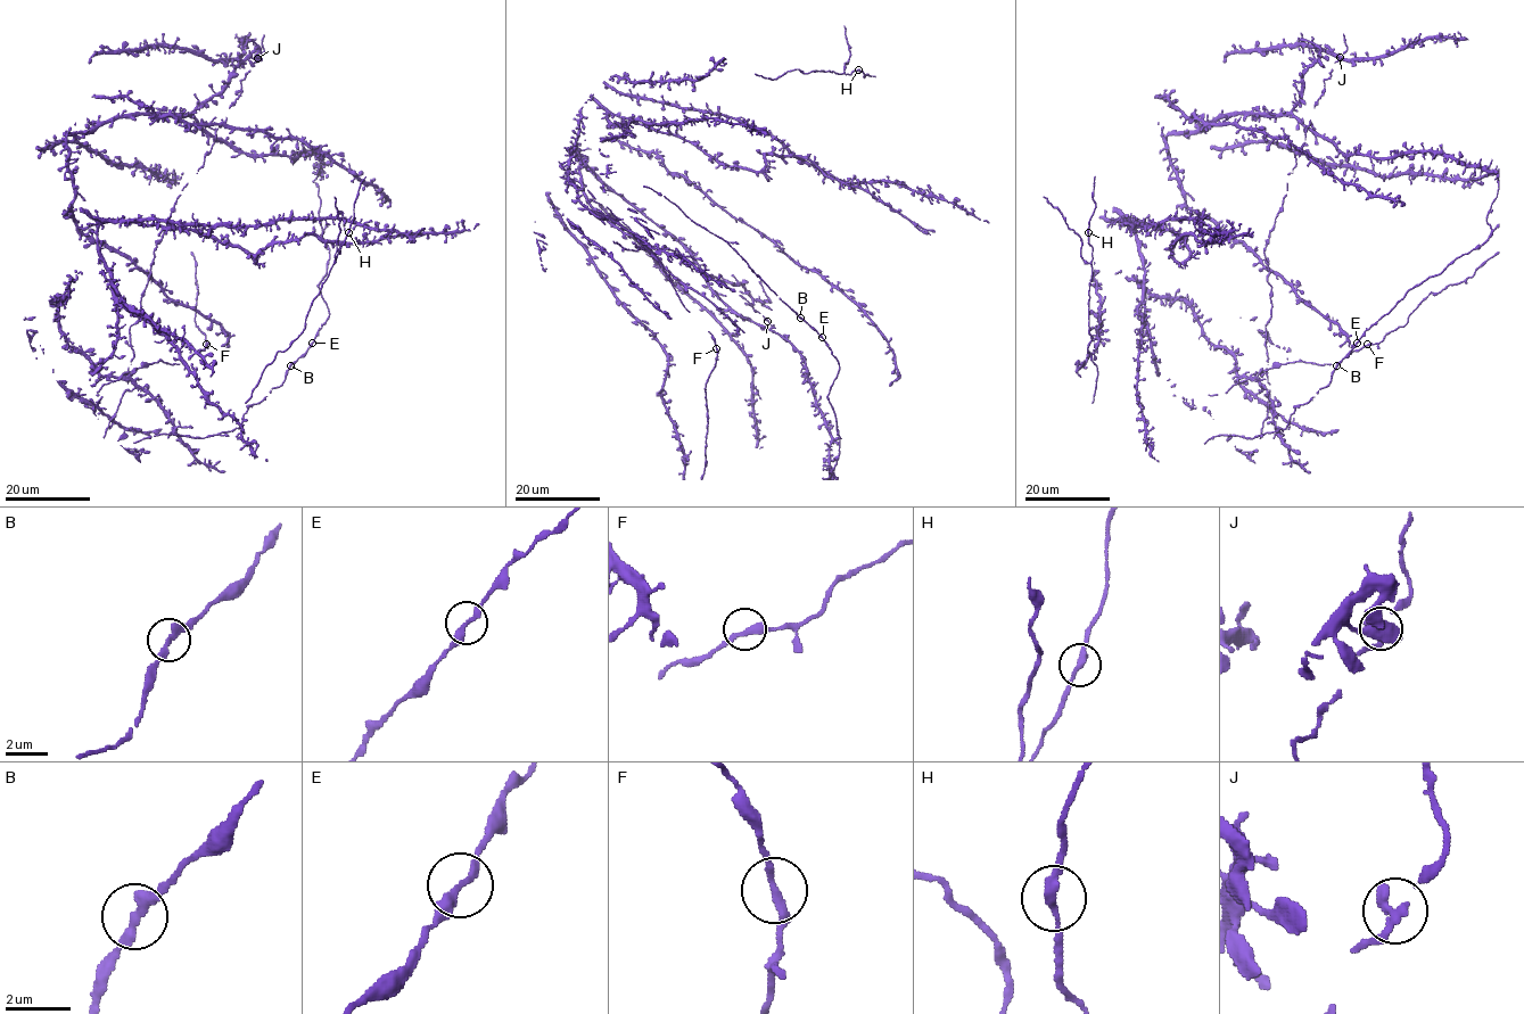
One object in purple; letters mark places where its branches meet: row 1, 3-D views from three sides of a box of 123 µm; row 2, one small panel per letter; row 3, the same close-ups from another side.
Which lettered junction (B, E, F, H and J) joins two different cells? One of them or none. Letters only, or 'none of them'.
none of them

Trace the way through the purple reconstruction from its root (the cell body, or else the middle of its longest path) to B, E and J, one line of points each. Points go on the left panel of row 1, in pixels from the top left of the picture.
B: (72, 216), (66, 134), (118, 117), (189, 115), (247, 153), (314, 154), (329, 315), (290, 364)
E: (72, 216), (66, 134), (118, 117), (189, 115), (247, 153), (314, 154), (329, 315), (313, 343)
J: (72, 216), (66, 134), (88, 133), (118, 117), (189, 115), (216, 96), (241, 63), (246, 73), (257, 57)

